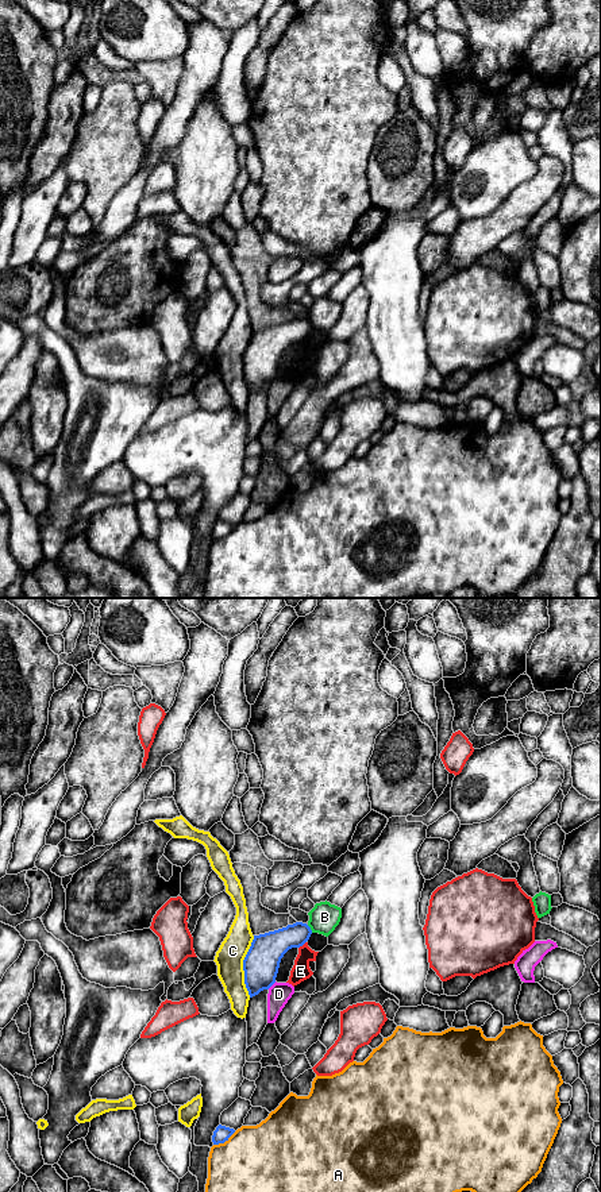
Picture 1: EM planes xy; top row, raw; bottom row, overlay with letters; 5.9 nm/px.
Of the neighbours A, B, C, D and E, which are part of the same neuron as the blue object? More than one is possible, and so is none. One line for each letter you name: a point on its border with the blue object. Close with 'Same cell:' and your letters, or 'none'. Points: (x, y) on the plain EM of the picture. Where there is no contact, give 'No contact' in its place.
Same cell: none

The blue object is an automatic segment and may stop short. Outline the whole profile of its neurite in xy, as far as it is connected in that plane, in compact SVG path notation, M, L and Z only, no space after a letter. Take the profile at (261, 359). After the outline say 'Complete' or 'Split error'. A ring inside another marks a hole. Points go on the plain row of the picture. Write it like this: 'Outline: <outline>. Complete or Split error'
Outline: M296 317L286 323L254 331L243 355L244 379L250 393L269 385L278 369L284 350L292 343L303 342L312 325L307 319Z. Complete

